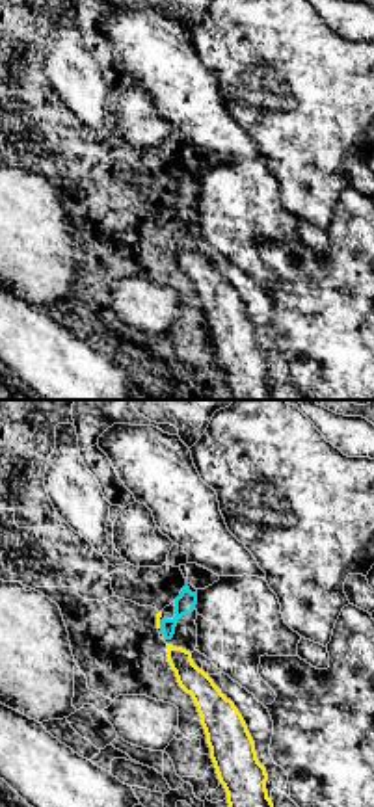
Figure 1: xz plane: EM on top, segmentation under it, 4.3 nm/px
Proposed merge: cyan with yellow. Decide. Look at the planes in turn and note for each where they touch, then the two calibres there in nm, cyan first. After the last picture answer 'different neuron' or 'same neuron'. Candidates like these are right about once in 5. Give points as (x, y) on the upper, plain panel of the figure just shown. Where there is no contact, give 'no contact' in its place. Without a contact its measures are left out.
no contact

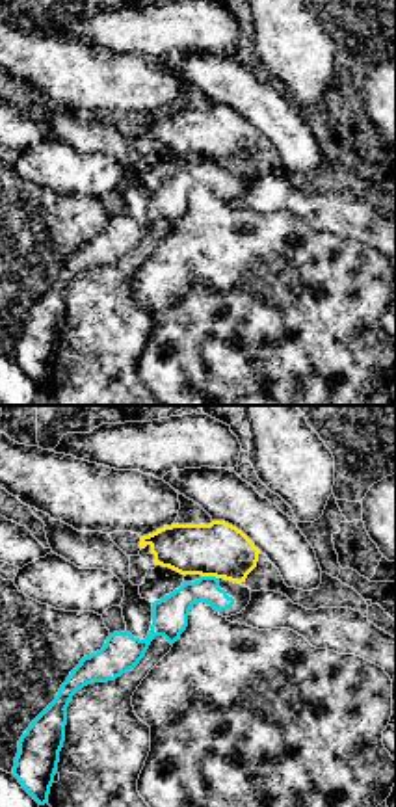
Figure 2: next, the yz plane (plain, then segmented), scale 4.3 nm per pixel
meets cyan at (211, 160); 160 nm thick on the cyan side, 240 nm on the other

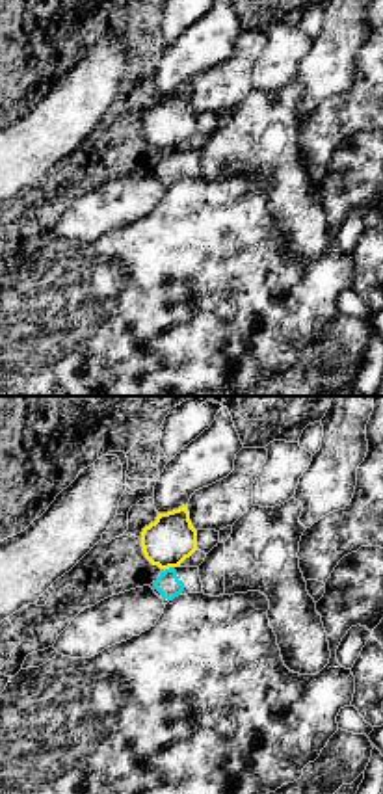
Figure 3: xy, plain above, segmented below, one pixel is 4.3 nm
meets cyan at (170, 151); 100 nm thick on the cyan side, 220 nm on the other

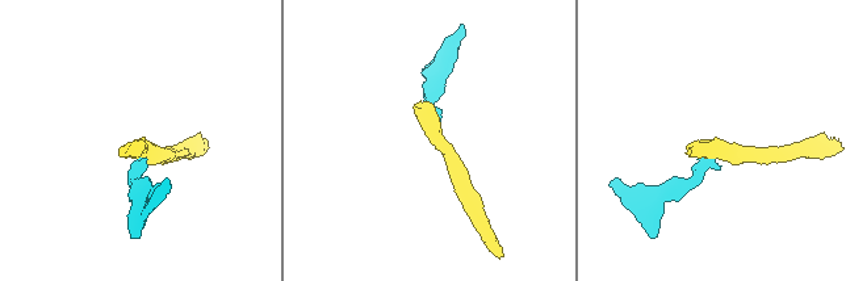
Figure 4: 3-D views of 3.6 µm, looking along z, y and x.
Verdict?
different neuron

